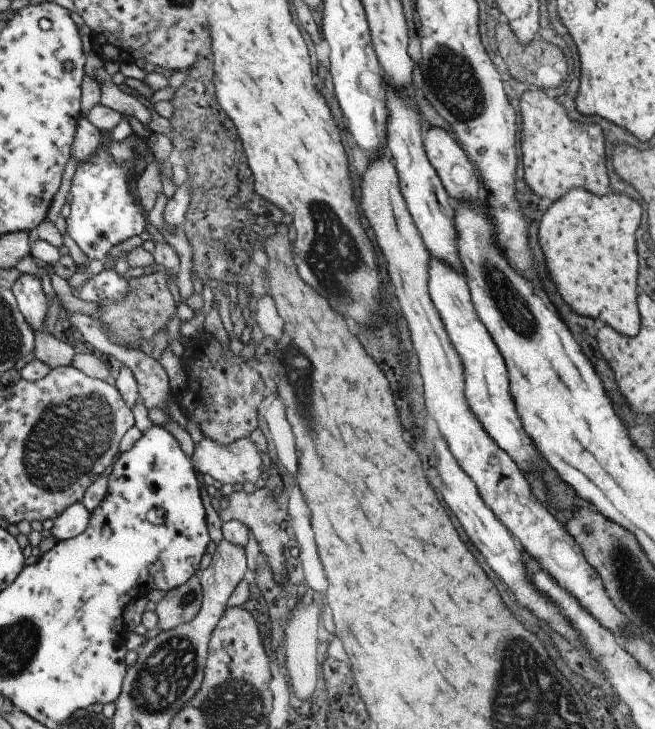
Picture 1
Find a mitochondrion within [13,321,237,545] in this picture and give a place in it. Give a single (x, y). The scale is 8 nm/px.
(72, 436)

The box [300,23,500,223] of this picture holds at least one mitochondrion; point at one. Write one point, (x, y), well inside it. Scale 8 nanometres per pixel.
(456, 84)

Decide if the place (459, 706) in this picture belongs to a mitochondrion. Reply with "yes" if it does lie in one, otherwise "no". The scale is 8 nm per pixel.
no

